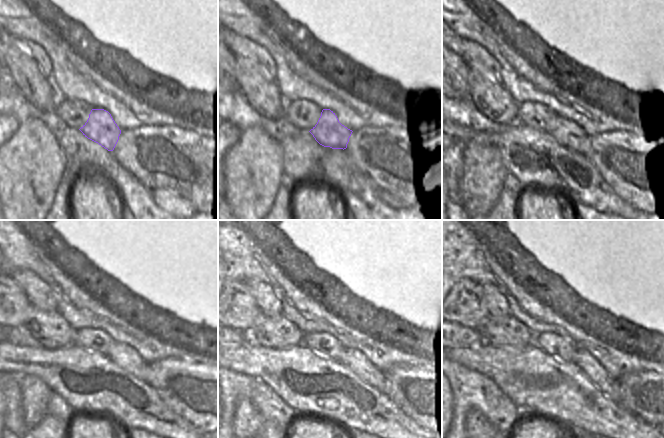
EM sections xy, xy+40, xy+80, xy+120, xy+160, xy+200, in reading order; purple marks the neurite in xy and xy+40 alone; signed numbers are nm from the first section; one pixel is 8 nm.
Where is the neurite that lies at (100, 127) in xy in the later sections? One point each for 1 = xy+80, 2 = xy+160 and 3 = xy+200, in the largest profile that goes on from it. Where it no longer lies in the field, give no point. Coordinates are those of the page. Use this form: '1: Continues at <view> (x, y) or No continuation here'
1: Continues at xy+80 (569, 134)
2: Continues at xy+160 (355, 360)
3: Continues at xy+200 (607, 384).

